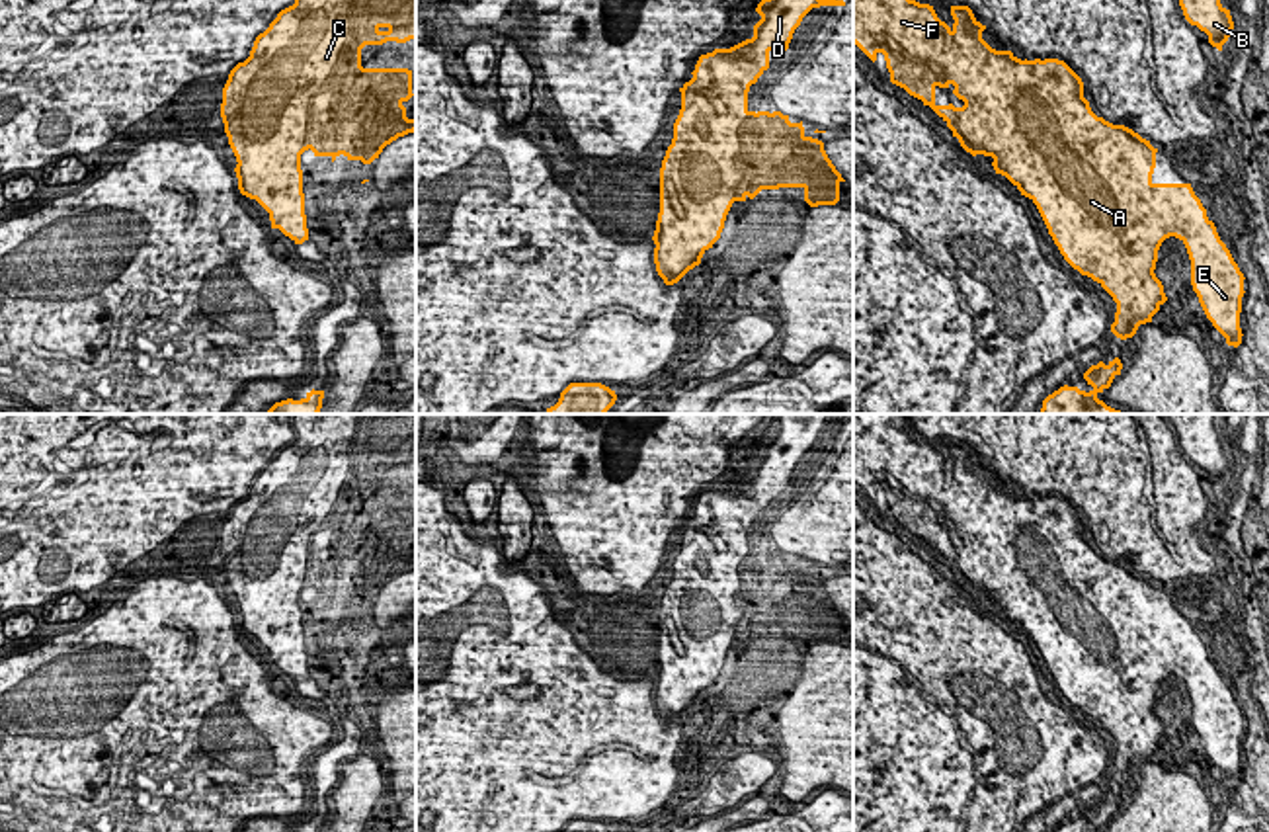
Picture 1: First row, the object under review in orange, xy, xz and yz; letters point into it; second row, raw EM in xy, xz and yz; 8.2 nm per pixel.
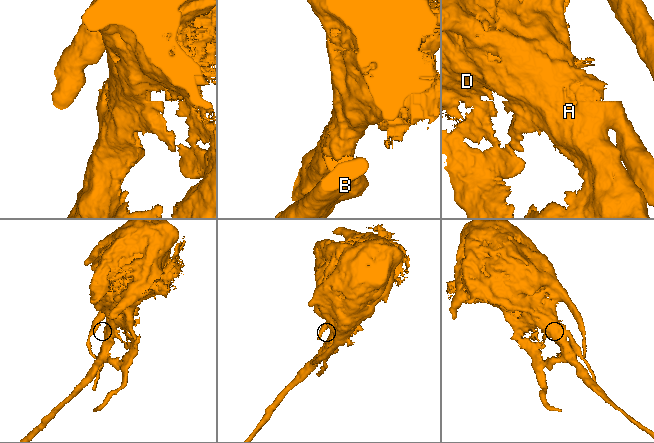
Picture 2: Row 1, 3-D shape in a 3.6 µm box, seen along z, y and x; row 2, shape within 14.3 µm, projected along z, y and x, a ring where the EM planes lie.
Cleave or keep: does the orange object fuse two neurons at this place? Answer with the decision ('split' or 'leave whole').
leave whole

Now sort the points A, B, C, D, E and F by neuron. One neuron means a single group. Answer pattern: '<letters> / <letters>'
A B C D E F

